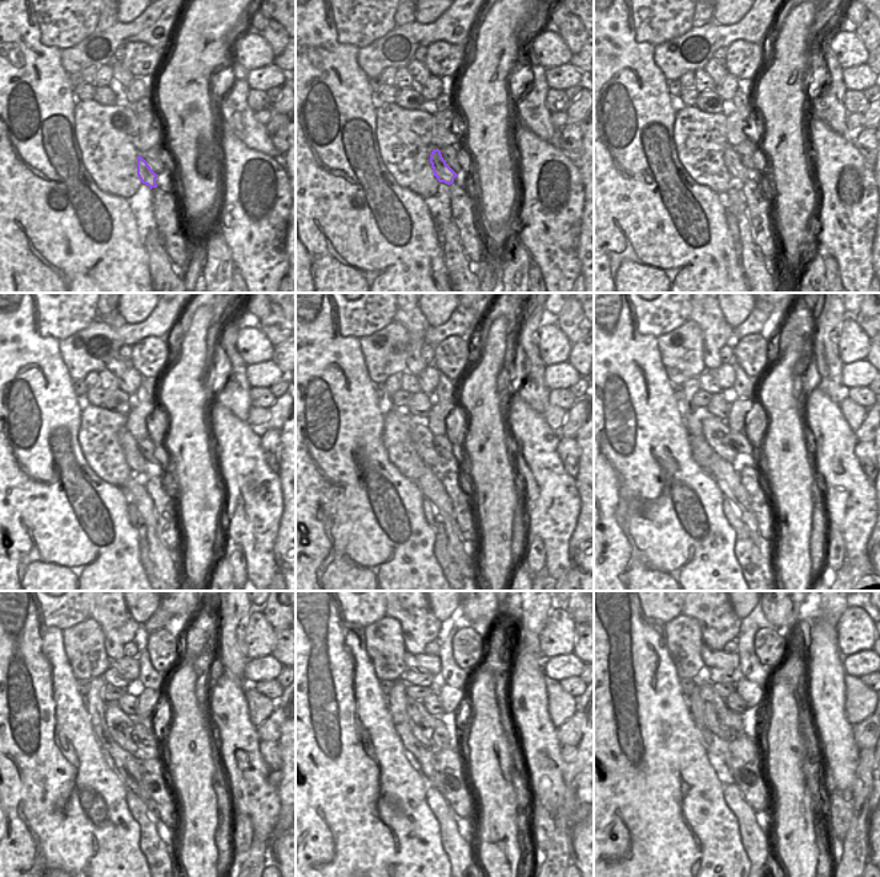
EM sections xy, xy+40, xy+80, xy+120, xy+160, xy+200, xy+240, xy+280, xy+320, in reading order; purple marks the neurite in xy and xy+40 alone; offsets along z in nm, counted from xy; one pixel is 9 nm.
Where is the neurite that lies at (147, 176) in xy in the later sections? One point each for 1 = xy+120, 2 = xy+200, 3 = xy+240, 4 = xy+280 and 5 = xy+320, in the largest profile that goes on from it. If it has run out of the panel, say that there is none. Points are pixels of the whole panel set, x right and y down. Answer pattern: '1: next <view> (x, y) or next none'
1: next xy+120 (139, 465)
2: next xy+200 (715, 430)
3: next xy+240 (120, 729)
4: next xy+280 (416, 720)
5: next xy+320 (711, 700)

